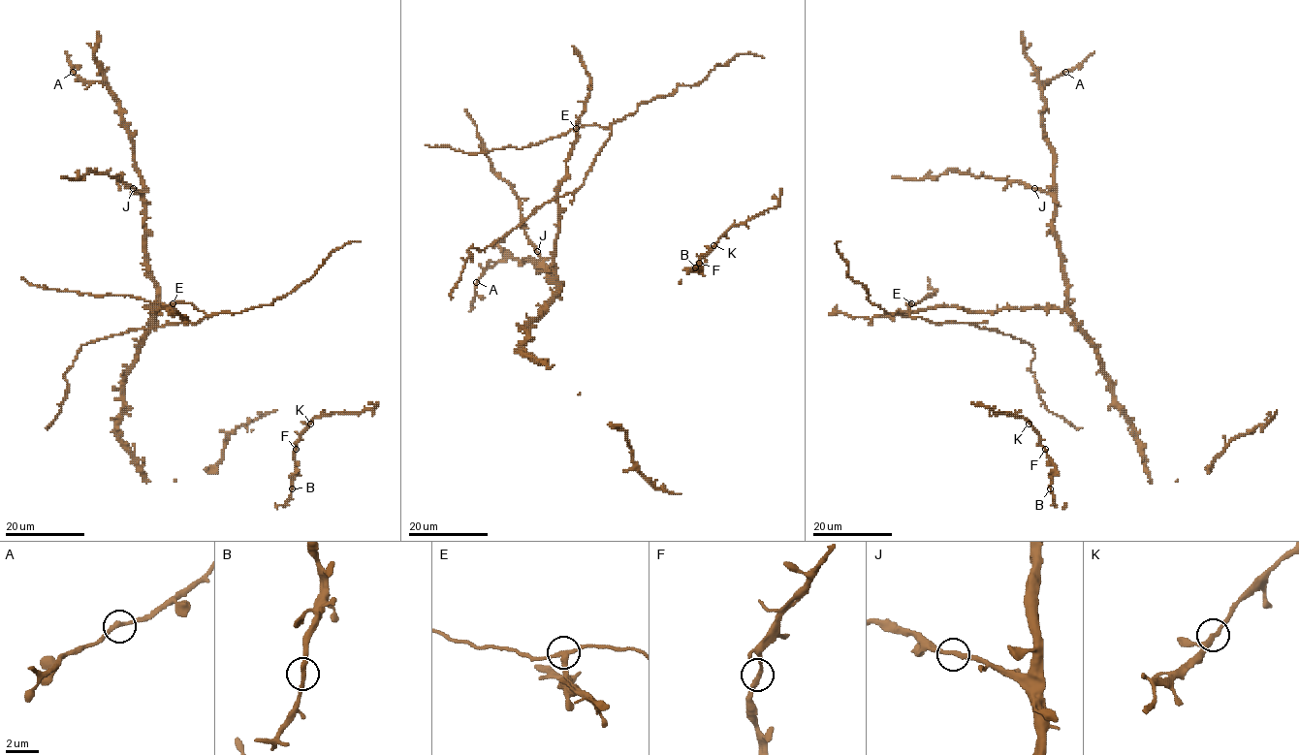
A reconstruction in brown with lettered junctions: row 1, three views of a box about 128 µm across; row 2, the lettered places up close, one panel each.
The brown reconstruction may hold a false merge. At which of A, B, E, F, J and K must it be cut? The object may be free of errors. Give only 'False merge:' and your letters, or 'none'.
False merge: E

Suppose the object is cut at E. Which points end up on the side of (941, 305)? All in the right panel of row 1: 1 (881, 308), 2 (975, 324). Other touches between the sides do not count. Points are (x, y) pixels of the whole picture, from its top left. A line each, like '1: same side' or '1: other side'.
1: other side
2: other side

